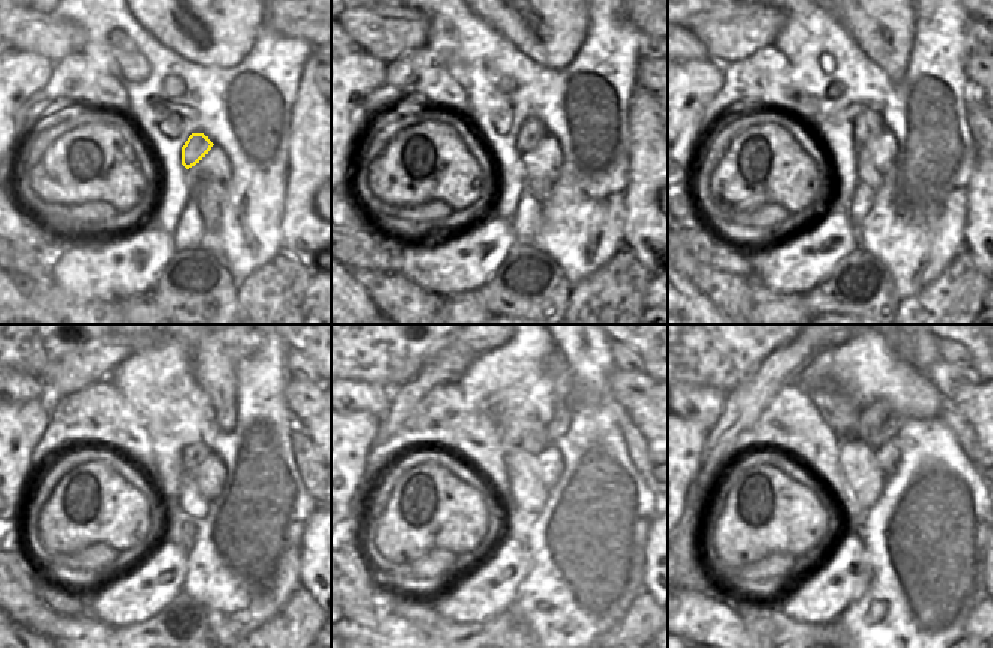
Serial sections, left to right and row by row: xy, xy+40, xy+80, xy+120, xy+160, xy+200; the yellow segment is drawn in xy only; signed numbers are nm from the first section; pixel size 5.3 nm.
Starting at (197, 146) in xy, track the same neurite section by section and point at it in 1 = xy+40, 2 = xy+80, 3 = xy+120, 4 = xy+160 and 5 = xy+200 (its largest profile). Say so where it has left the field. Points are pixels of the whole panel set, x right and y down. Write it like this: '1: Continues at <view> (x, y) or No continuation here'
1: Continues at xy+40 (531, 132)
2: Continues at xy+80 (869, 125)
3: Continues at xy+120 (194, 453)
4: Continues at xy+160 (533, 444)
5: Continues at xy+200 (870, 419)

